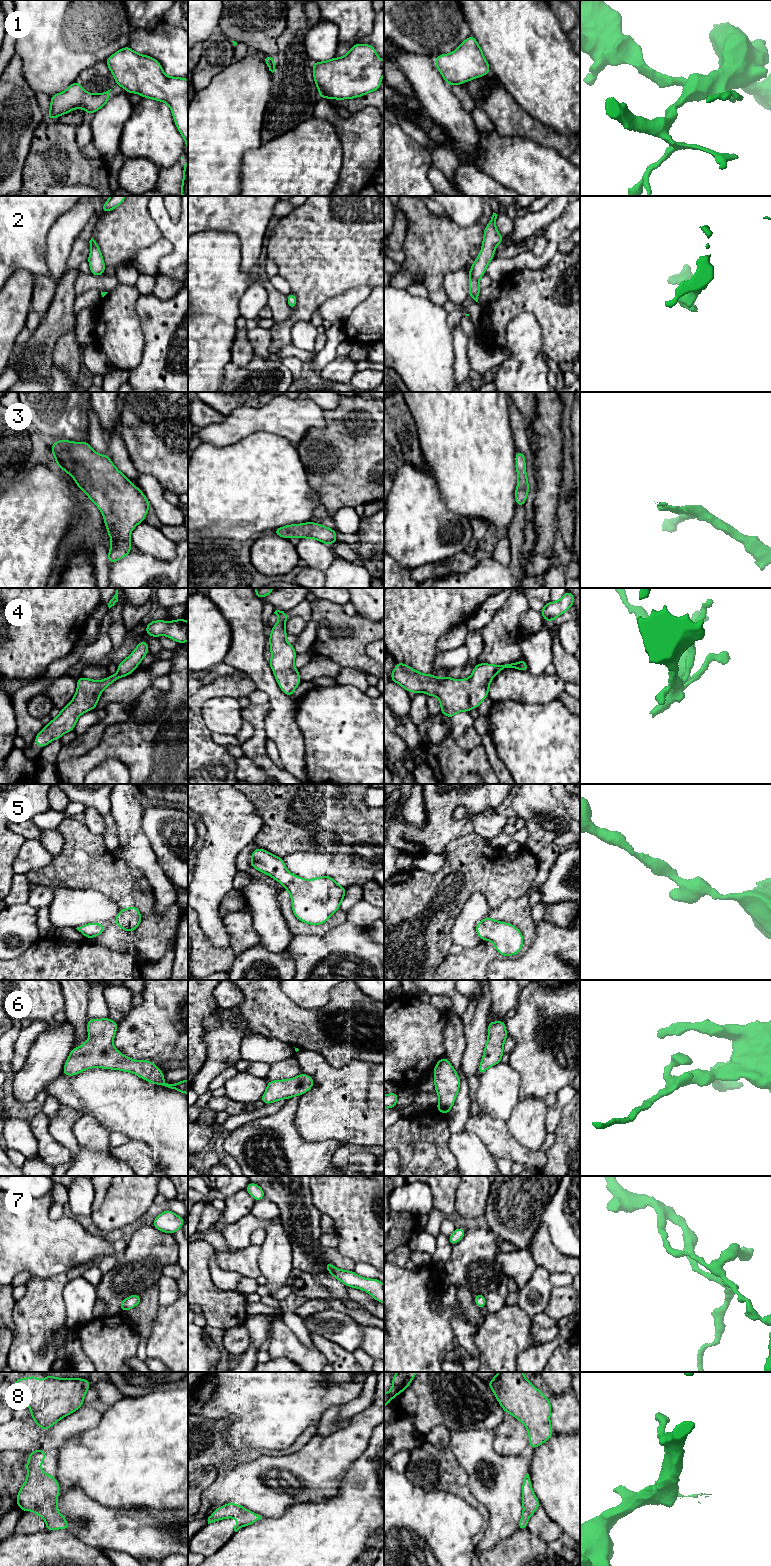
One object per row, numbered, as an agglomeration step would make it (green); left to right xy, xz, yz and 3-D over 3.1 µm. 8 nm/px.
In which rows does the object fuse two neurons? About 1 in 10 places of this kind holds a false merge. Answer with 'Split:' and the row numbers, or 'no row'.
Split: 1

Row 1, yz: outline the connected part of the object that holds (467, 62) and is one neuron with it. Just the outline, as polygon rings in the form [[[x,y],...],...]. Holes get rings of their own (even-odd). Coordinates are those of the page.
[[[472,35],[452,53],[437,56],[435,65],[449,85],[460,85],[491,72],[479,44]]]

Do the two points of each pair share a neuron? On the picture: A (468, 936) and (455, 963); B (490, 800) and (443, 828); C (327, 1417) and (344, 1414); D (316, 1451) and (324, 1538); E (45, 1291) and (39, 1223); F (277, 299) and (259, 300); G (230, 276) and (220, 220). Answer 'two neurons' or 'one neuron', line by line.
A: two neurons
B: one neuron
C: two neurons
D: two neurons
E: two neurons
F: two neurons
G: two neurons

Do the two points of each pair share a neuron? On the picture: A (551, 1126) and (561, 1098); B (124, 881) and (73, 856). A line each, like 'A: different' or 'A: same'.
A: same
B: same

